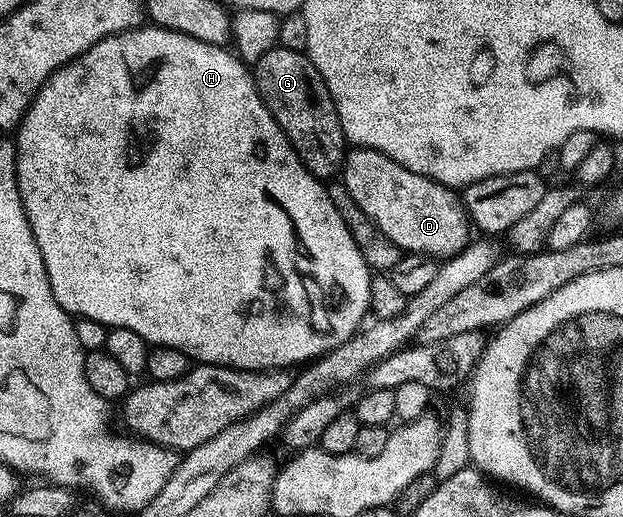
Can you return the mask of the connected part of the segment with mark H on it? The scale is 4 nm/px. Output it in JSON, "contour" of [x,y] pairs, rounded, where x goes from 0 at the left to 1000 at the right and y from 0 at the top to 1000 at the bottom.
{"contour":[[[230,48],[217,52],[212,60],[196,60],[191,68],[175,68],[154,79],[154,87],[148,87],[148,95],[128,103],[128,110],[122,110],[114,122],[106,122],[96,133],[83,139],[80,155],[61,174],[61,184],[42,213],[42,224],[29,240],[27,261],[26,342],[39,412],[51,435],[58,474],[64,474],[64,497],[71,497],[71,520],[77,520],[77,544],[83,551],[83,567],[90,574],[90,582],[114,613],[161,621],[173,636],[204,632],[212,636],[212,644],[225,644],[225,652],[231,652],[234,662],[246,669],[289,675],[289,683],[300,687],[313,704],[371,710],[380,718],[443,718],[491,706],[546,667],[552,667],[583,631],[581,615],[594,602],[594,542],[597,538],[594,515],[584,505],[571,466],[565,466],[565,451],[559,443],[559,435],[552,435],[552,420],[546,420],[546,404],[539,404],[525,356],[518,348],[509,346],[482,311],[482,304],[472,282],[462,273],[456,250],[449,250],[449,242],[437,226],[437,219],[422,203],[403,132],[390,122],[374,97],[364,95],[361,89],[348,91],[334,79],[315,79],[315,72],[302,72],[287,60],[271,60],[268,52],[252,48]]]}

